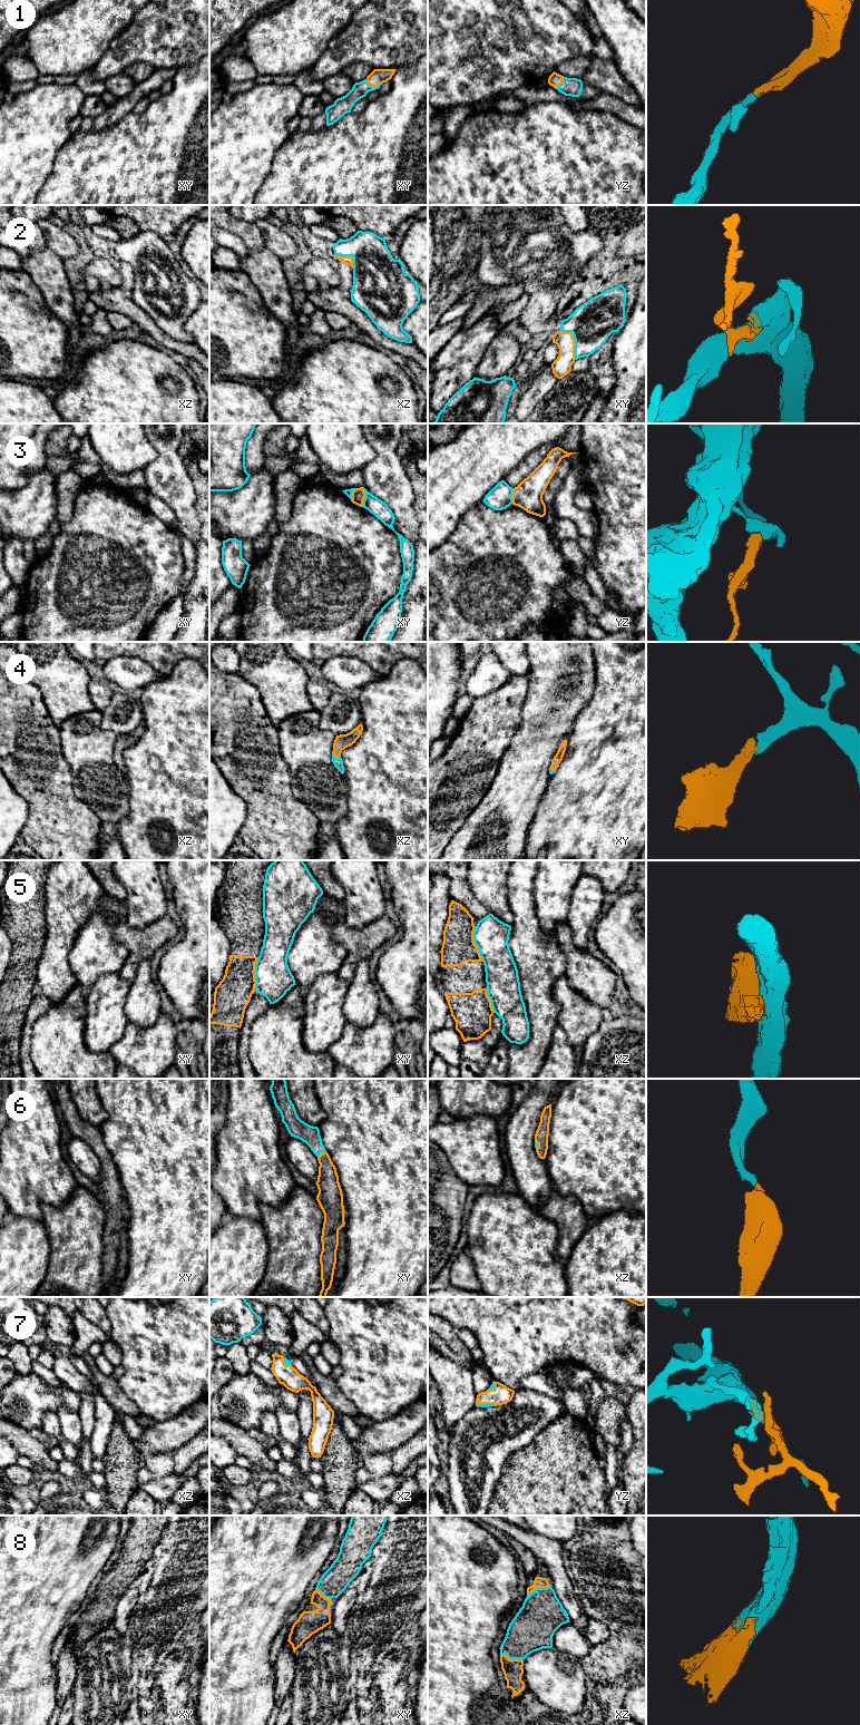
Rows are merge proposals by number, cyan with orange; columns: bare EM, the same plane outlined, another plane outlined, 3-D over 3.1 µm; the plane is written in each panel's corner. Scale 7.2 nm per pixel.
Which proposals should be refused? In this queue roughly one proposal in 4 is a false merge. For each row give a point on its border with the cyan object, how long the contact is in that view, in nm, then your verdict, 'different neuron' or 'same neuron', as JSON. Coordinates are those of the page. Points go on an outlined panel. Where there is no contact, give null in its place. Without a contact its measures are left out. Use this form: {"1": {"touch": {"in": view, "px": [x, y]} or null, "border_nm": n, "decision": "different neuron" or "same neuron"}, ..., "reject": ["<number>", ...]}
{"1": {"touch": {"in": "xy", "px": [372, 87]}, "border_nm": 120, "decision": "same neuron"}, "2": {"touch": {"in": "xy", "px": [575, 340]}, "border_nm": 240, "decision": "same neuron"}, "3": {"touch": {"in": "xy", "px": [365, 497]}, "border_nm": 140, "decision": "different neuron"}, "4": {"touch": {"in": "xz", "px": [333, 757]}, "border_nm": 70, "decision": "same neuron"}, "5": {"touch": {"in": "xz", "px": [475, 943]}, "border_nm": 260, "decision": "different neuron"}, "6": {"touch": {"in": "xy", "px": [321, 1152]}, "border_nm": 80, "decision": "same neuron"}, "7": {"touch": {"in": "yz", "px": [486, 1404]}, "border_nm": 150, "decision": "same neuron"}, "8": {"touch": {"in": "xz", "px": [511, 1658]}, "border_nm": 180, "decision": "same neuron"}, "reject": ["3", "5"]}

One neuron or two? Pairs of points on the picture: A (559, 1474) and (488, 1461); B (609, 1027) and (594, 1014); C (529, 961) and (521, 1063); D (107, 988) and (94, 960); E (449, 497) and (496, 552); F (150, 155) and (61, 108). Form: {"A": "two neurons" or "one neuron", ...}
{"A": "two neurons", "B": "two neurons", "C": "one neuron", "D": "two neurons", "E": "two neurons", "F": "two neurons"}

